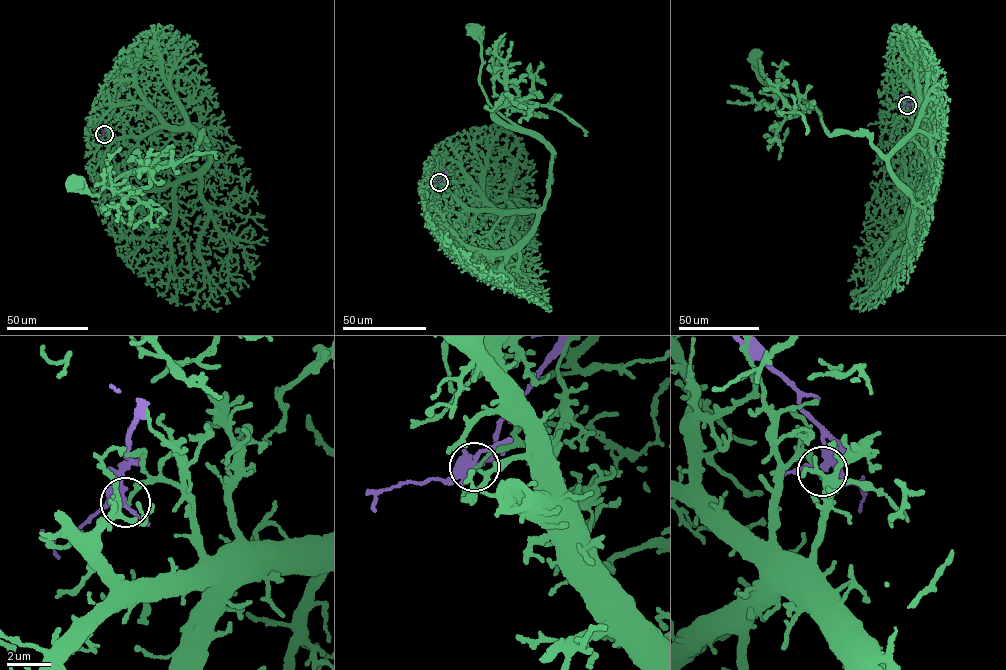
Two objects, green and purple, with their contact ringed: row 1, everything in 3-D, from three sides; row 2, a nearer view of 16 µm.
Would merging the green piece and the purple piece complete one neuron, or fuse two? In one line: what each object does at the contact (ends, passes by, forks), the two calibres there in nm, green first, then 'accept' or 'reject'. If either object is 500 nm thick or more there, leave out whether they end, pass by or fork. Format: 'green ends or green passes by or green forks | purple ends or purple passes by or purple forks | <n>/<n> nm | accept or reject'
green ends | purple forks | 160/280 nm | reject

